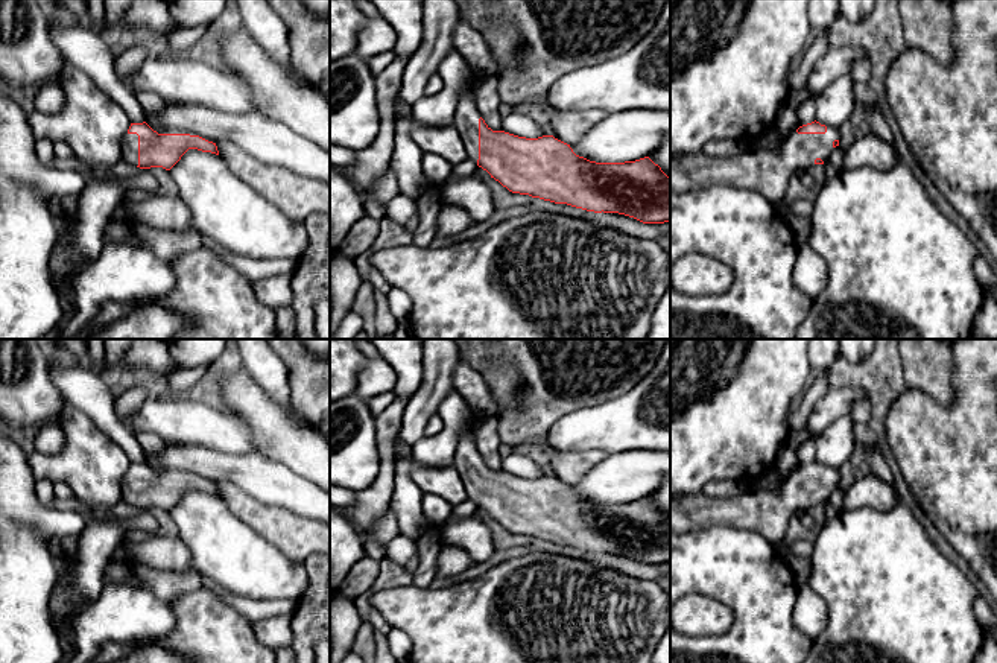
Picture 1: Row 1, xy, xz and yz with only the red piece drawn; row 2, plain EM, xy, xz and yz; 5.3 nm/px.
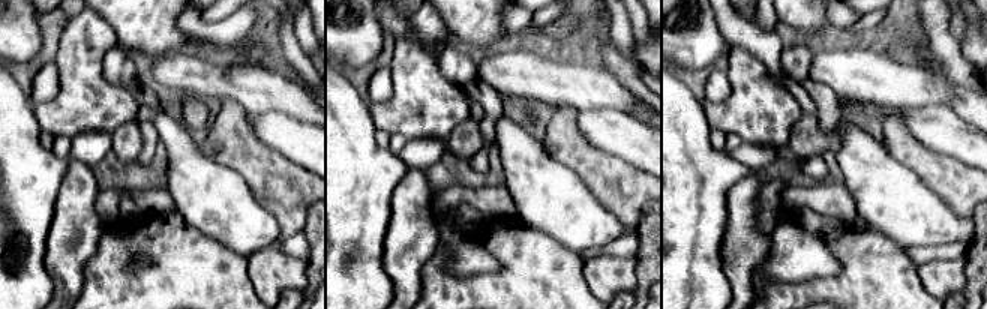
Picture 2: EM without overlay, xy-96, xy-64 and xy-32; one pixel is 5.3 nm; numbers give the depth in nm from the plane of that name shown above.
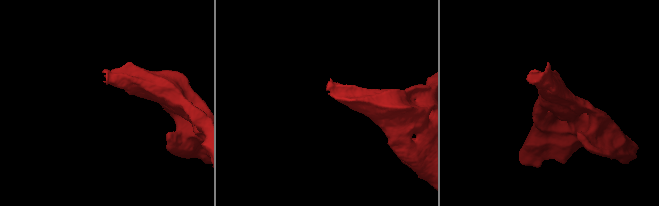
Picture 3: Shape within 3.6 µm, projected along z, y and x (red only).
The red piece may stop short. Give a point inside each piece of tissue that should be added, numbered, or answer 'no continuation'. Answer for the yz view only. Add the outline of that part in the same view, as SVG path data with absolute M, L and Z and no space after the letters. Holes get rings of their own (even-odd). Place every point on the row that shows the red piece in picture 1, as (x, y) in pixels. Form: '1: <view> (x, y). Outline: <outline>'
1: yz (768, 172). Outline: M827 126L825 134L793 131L786 135L778 151L751 144L734 157L710 157L702 152L670 157L670 193L726 184L755 190L774 205L784 199L798 170L809 169L816 158L830 158L833 141L839 138L839 131Z

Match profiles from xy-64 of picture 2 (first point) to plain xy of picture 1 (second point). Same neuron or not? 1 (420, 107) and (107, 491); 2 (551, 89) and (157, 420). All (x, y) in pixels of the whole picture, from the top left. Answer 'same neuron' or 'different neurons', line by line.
1: same neuron
2: same neuron

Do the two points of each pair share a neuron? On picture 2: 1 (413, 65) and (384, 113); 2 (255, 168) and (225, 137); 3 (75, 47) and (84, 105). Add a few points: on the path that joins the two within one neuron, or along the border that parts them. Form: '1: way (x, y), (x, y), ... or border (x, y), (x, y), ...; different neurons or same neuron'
1: way (413, 77), (413, 86), (396, 102); same neuron
2: way (249, 161), (233, 144); same neuron
3: way (80, 62), (83, 90); same neuron

